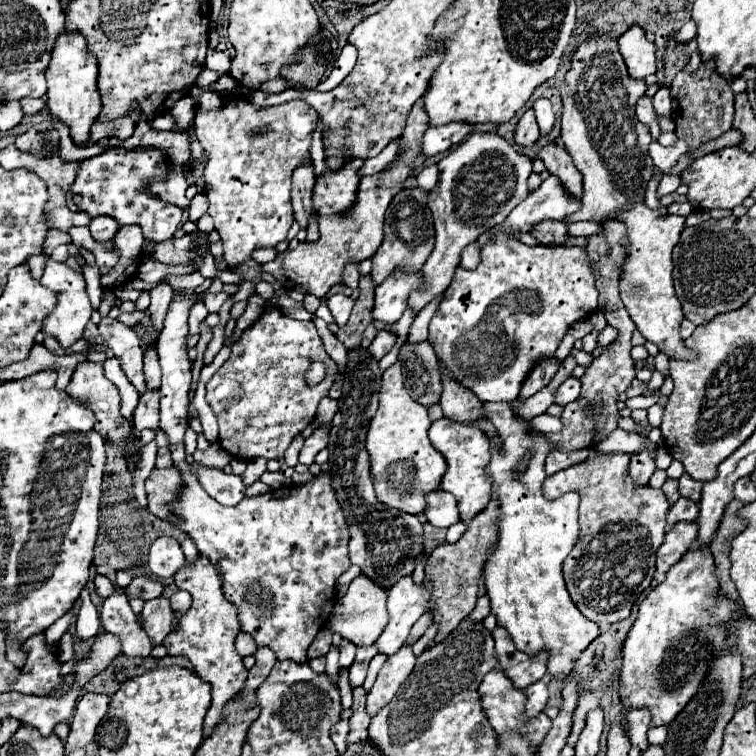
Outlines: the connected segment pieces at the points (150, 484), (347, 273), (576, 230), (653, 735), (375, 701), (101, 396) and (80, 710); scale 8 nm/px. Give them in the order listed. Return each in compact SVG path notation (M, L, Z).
M176 467L152 469L150 477L146 479L148 511L156 513L160 519L174 521L174 517L170 515L168 503L172 503L180 493L180 483L182 483L182 475Z
M356 263L346 265L346 269L344 269L344 283L350 289L356 289L358 287L358 265Z
M572 223L568 227L568 235L582 235L582 237L590 237L594 233L602 233L602 225L600 223Z
M652 727L652 729L648 731L648 741L650 741L650 745L664 745L666 733L668 733L666 727Z
M402 647L398 653L388 657L366 699L366 711L370 717L374 717L382 707L386 707L392 701L398 687L412 673L414 663L416 663L416 657L412 653L412 647Z
M82 361L82 365L78 365L78 369L74 371L74 377L70 379L66 393L74 399L86 399L86 405L90 411L94 411L96 415L96 423L94 423L94 431L98 431L102 437L106 437L114 447L122 449L124 457L130 461L138 459L138 449L140 449L140 441L134 435L134 425L130 421L126 421L120 415L120 395L114 383L110 383L104 377L104 369L102 363L90 363L90 361Z
M84 693L74 709L72 725L70 725L70 735L66 741L66 753L70 753L76 747L86 747L96 733L98 723L108 711L108 695L100 693Z

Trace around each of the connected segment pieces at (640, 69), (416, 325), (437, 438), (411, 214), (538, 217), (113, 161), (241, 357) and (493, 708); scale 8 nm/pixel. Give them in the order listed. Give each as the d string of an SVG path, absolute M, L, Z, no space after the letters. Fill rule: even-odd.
M638 25L630 27L618 39L618 47L630 77L644 79L656 73L656 45L646 37L646 33Z
M436 299L436 301L430 303L426 309L422 309L422 311L420 311L420 317L414 319L414 323L412 323L412 327L410 327L410 333L408 333L408 341L410 341L410 343L422 343L422 341L428 339L428 323L430 323L432 315L436 313L438 303L440 303L440 299Z
M440 419L432 423L430 441L444 455L448 463L448 469L440 481L440 489L456 497L460 521L470 521L480 513L480 509L486 509L488 501L492 499L490 497L492 481L490 477L486 477L486 465L490 463L490 441L478 427L454 423L448 419Z
M402 189L390 203L386 211L384 223L384 243L372 257L372 271L370 277L376 285L380 285L398 265L410 265L410 269L422 269L426 259L434 249L434 221L428 209L428 193L414 189Z
M550 175L546 181L542 181L540 189L530 193L518 207L512 209L512 213L506 217L504 223L500 223L498 227L494 227L488 233L480 235L478 243L484 245L488 241L488 237L492 235L492 231L498 231L498 229L504 229L508 235L512 235L510 233L512 229L520 229L522 233L530 233L534 223L540 223L544 219L564 221L564 217L578 211L580 207L582 207L580 201L574 201L564 191L558 177Z
M108 149L80 163L78 177L70 187L70 193L82 197L76 207L78 211L88 213L92 219L98 215L108 215L116 219L118 225L140 225L146 239L160 243L174 237L182 217L182 209L148 195L144 191L144 181L164 175L168 167L168 159L158 149Z
M266 305L258 321L250 325L242 333L240 341L232 345L232 353L228 361L206 383L206 401L210 403L220 425L220 447L226 449L230 455L240 457L244 461L250 461L256 457L278 459L280 455L284 455L290 441L296 435L300 435L304 427L310 425L310 421L314 419L320 399L328 395L332 383L336 381L336 371L338 371L338 365L326 355L322 339L312 321L290 319L278 307ZM314 361L326 363L328 373L326 373L326 379L318 387L308 387L304 373Z
M492 669L490 673L486 673L486 677L482 679L480 687L478 687L478 693L480 693L480 703L482 703L482 709L490 721L490 725L494 727L496 733L506 733L508 729L522 729L528 733L530 741L538 747L542 737L546 737L546 733L550 731L550 719L546 717L546 713L540 713L536 719L528 719L524 715L524 705L526 705L526 695L520 691L520 689L514 689L512 681L500 671L500 669Z

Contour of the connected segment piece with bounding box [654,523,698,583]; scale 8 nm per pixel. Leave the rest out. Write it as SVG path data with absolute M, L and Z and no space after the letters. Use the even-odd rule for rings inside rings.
M680 523L672 527L672 531L666 535L666 541L656 553L656 573L654 573L656 583L662 583L666 579L668 569L676 565L678 559L694 545L696 535L698 535L696 523Z

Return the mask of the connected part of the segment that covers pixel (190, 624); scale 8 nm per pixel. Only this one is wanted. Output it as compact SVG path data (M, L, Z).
M198 557L196 563L182 567L174 575L174 583L178 589L188 591L194 603L192 609L182 617L180 629L172 631L162 645L166 647L168 655L188 657L194 663L196 675L212 685L212 707L208 709L204 719L204 739L206 739L210 737L210 733L214 733L214 725L222 721L226 701L230 701L230 697L238 697L238 693L244 689L248 673L248 669L242 663L242 657L234 649L234 639L240 633L236 607L230 601L226 601L222 593L220 575L206 557Z

